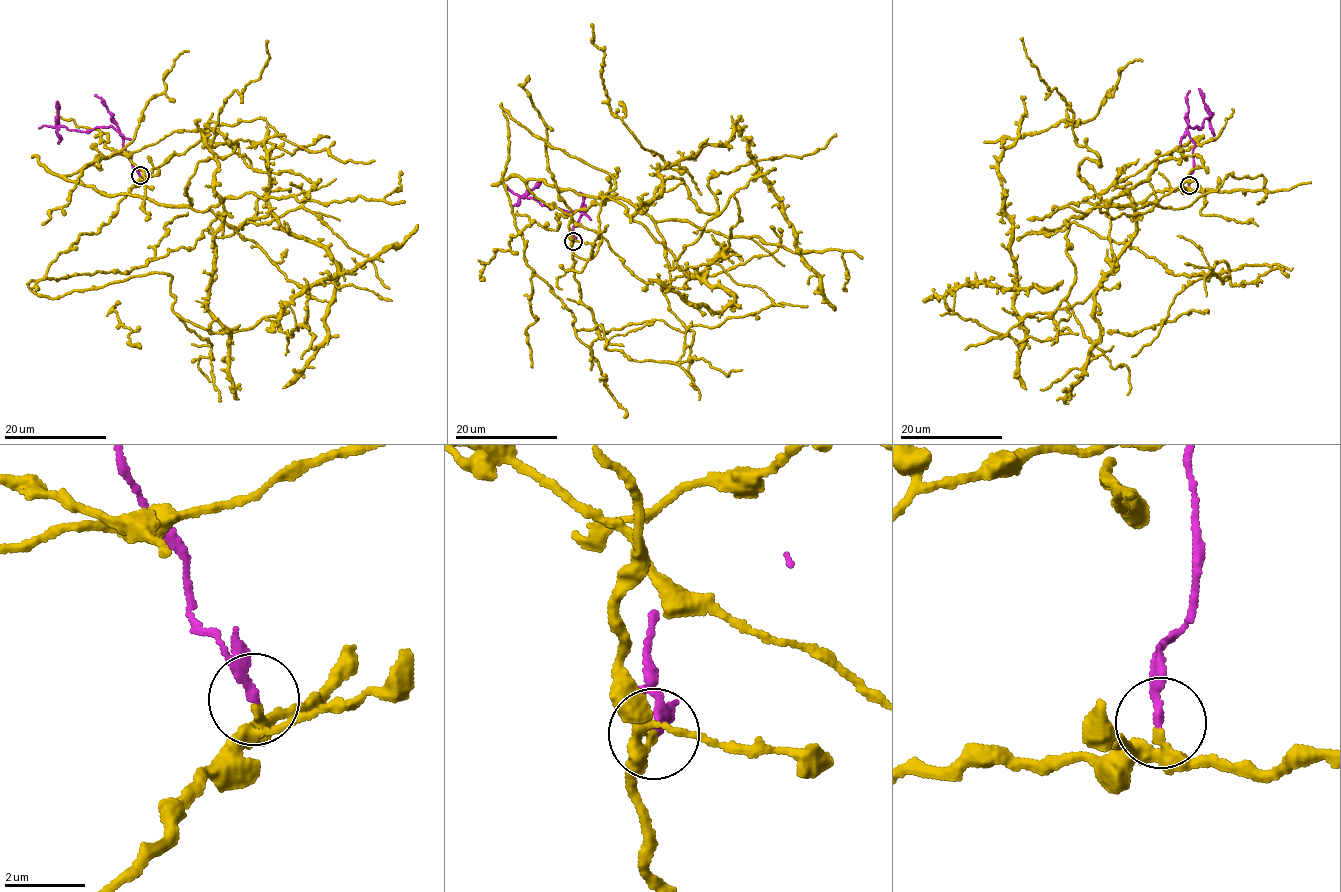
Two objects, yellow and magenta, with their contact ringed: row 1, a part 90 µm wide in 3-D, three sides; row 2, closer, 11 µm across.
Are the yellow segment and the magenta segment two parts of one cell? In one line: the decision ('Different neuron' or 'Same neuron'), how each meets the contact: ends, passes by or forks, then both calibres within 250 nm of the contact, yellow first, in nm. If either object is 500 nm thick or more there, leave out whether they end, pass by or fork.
Different neuron. At the ring yellow forks. At the ring magenta ends. Thickness 200 nm (yellow) against 200 nm

